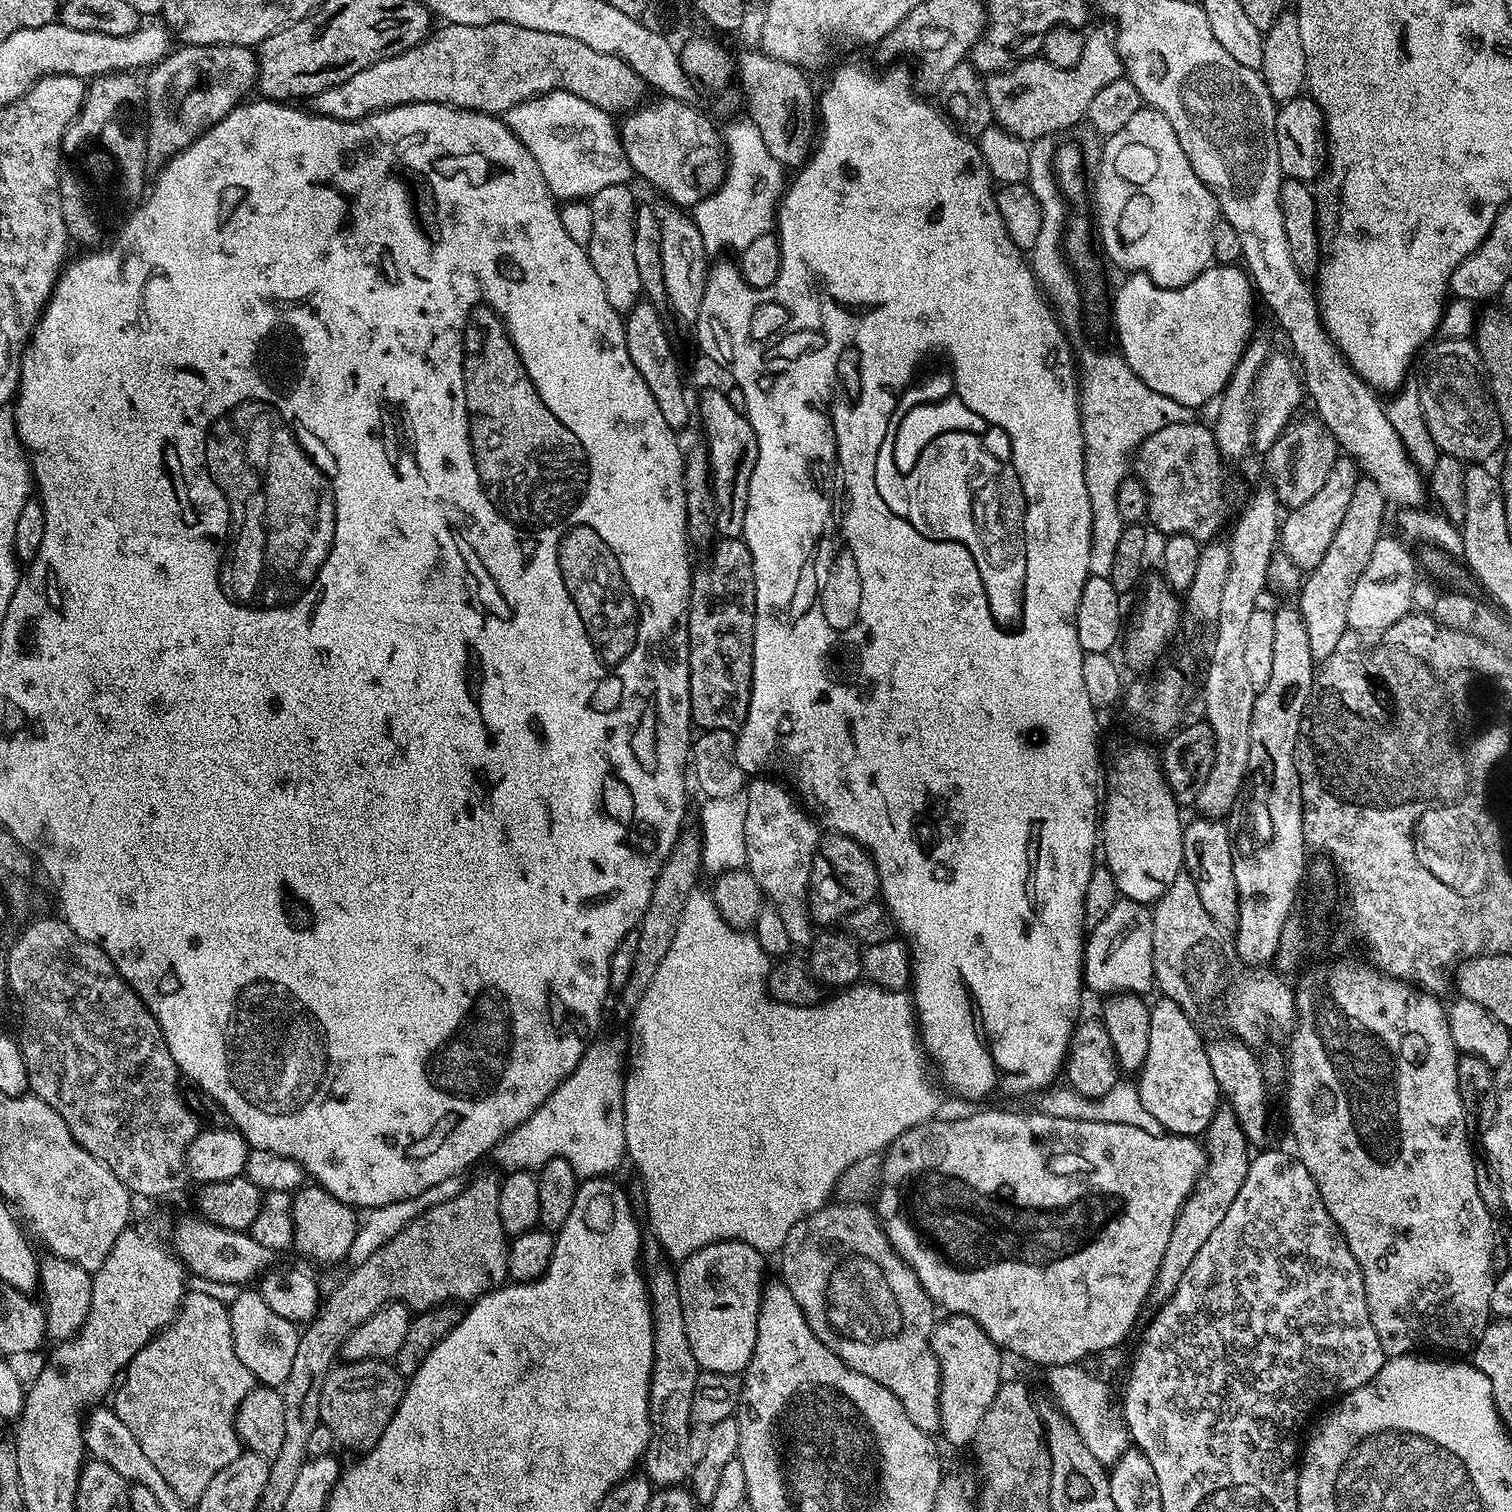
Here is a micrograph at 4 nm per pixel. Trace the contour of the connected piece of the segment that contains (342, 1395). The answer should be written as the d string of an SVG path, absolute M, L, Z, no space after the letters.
M382 1360L337 1363L322 1383L320 1423L334 1434L341 1449L353 1448L356 1454L366 1453L376 1445L378 1438L382 1438L386 1426L390 1426L405 1387L405 1377L391 1363Z

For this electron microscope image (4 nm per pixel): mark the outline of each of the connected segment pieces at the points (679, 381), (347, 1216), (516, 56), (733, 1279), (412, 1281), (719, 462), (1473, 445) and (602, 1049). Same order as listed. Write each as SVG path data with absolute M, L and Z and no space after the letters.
M641 298L623 317L626 334L626 350L630 350L630 362L638 374L642 374L642 382L646 382L650 394L654 394L654 402L658 402L658 411L666 418L666 426L681 430L688 424L688 396L684 393L684 380L680 377L680 364L676 361L676 352L668 341L668 332L664 329L664 320L655 303Z
M301 1186L296 1189L292 1196L292 1226L294 1228L294 1238L292 1243L295 1251L300 1251L308 1260L317 1260L320 1264L334 1264L338 1260L343 1261L350 1250L350 1242L354 1242L354 1234L358 1223L357 1209L351 1204L342 1202L334 1198L327 1190L319 1186Z
M506 22L486 26L445 23L440 27L421 44L415 44L402 54L383 56L378 62L366 66L366 70L358 70L354 78L346 78L346 82L338 82L338 86L330 86L311 97L311 111L335 120L361 120L372 112L397 108L403 104L450 104L454 108L468 108L472 112L507 114L510 109L517 108L533 96L558 91L574 94L609 114L624 114L645 99L644 80L626 61L590 50L590 46L578 38L550 34L546 30L526 30L526 26Z
M724 1240L708 1245L679 1261L676 1268L678 1294L682 1302L682 1318L686 1318L686 1338L690 1338L690 1350L694 1350L696 1365L706 1372L740 1374L754 1354L754 1342L758 1338L758 1310L760 1294L764 1291L765 1253L744 1241Z
M476 1176L473 1180L469 1179L465 1183L464 1189L459 1192L453 1200L442 1202L433 1208L427 1208L418 1218L410 1221L405 1228L401 1228L399 1232L394 1234L394 1238L390 1238L390 1242L386 1242L384 1248L374 1250L374 1254L370 1254L370 1258L366 1258L366 1262L355 1265L351 1269L352 1273L341 1282L337 1288L332 1288L327 1293L327 1297L332 1300L379 1300L381 1304L390 1304L399 1302L405 1304L413 1313L424 1312L427 1308L433 1308L438 1304L446 1304L449 1302L471 1302L479 1300L487 1292L492 1292L496 1288L501 1287L508 1280L508 1242L509 1237L506 1235L502 1226L502 1218L498 1218L498 1194L500 1193L500 1180L492 1176Z
M705 388L700 395L700 424L704 427L704 440L706 451L708 453L708 468L712 471L712 501L716 509L714 510L714 522L716 523L716 536L725 540L738 540L744 535L744 523L746 522L746 498L748 497L748 487L750 486L750 474L754 470L754 462L758 458L758 438L754 434L754 426L750 426L747 415L738 410L734 410L731 405L731 398L728 392L719 392L713 388Z
M1440 338L1423 356L1418 385L1420 405L1426 418L1426 430L1430 430L1430 438L1434 438L1436 447L1443 455L1456 456L1465 462L1487 461L1487 456L1494 455L1496 451L1497 455L1505 443L1506 433L1496 417L1496 407L1486 387L1475 343L1468 338Z
M618 1040L593 1041L575 1071L561 1082L554 1094L496 1143L490 1153L505 1173L532 1172L554 1158L566 1158L579 1179L599 1179L612 1174L625 1161L625 1112L623 1066L626 1056Z

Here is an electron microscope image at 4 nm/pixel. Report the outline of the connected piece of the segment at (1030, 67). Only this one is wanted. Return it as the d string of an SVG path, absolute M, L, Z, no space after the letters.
M1096 28L1091 33L1087 33L1082 58L1074 62L1074 66L1069 68L1059 68L1043 58L1033 58L1022 60L1019 64L1014 64L1010 68L1005 68L1003 72L991 73L984 80L986 98L990 102L992 119L999 127L1017 136L1020 140L1031 142L1040 140L1043 136L1056 134L1059 128L1072 128L1079 120L1083 121L1090 110L1090 102L1102 86L1110 86L1110 82L1121 79L1124 76L1124 63L1120 61L1120 55L1116 49L1116 29Z

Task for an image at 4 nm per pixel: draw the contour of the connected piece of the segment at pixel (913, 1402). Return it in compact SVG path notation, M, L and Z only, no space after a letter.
M829 1202L817 1210L814 1215L809 1216L807 1220L798 1222L792 1227L778 1258L780 1258L781 1272L779 1275L782 1277L784 1285L790 1290L790 1294L794 1294L794 1302L798 1302L810 1330L814 1330L816 1337L830 1350L834 1350L834 1354L838 1354L838 1358L842 1358L842 1362L846 1362L846 1366L858 1370L858 1374L866 1374L866 1378L874 1378L874 1382L878 1382L882 1386L886 1386L886 1390L890 1390L890 1394L894 1394L894 1398L898 1398L898 1402L902 1402L907 1416L910 1417L910 1422L914 1422L914 1426L918 1426L918 1430L929 1434L935 1433L940 1427L940 1371L938 1370L938 1358L932 1349L932 1332L938 1323L938 1315L936 1316L938 1308L926 1294L922 1282L918 1282L914 1270L896 1253L894 1246L886 1238L884 1227L880 1225L875 1211L868 1204Z

